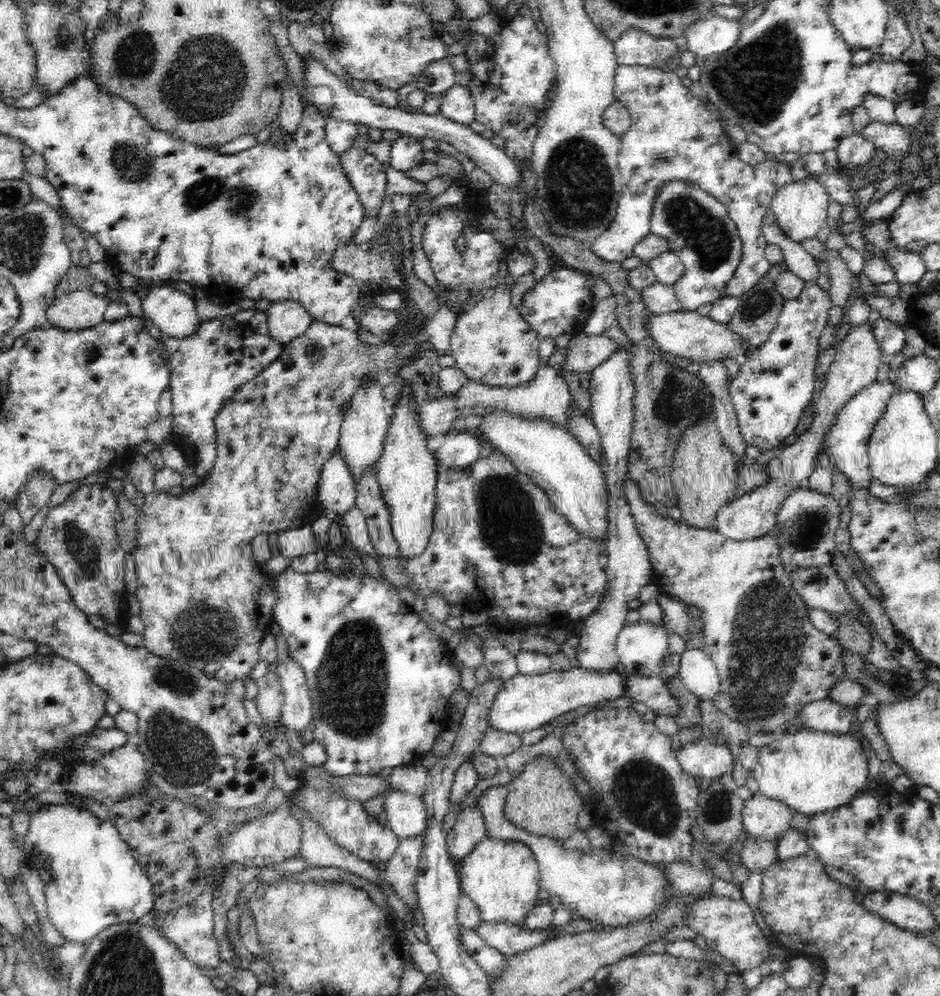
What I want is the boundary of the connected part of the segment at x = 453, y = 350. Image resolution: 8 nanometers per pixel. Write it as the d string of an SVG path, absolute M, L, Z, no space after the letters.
M500 288L490 298L475 304L459 316L449 342L449 356L455 360L454 368L466 376L488 386L516 388L530 384L540 368L538 333L522 319L512 304L510 288Z

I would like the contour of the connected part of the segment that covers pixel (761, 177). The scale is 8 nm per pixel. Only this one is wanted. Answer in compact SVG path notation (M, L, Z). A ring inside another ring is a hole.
M624 66L616 67L613 77L613 98L620 101L628 108L630 117L628 129L620 136L620 154L618 164L622 181L620 200L613 220L606 226L604 232L591 243L592 252L606 262L621 263L624 258L634 254L636 243L651 232L651 214L655 198L659 194L660 187L670 182L684 182L693 187L701 188L709 195L717 198L728 209L730 218L735 222L739 237L743 242L742 258L737 265L732 278L725 282L722 296L741 297L745 292L764 279L767 272L772 268L771 262L765 257L768 241L761 229L761 222L768 208L771 207L771 198L776 190L790 181L801 180L809 176L802 161L796 160L791 163L765 160L757 166L744 164L736 155L735 147L732 146L728 136L723 131L721 123L715 114L708 111L707 106L698 96L694 96L690 87L684 86L682 79L674 71L660 69L658 66Z

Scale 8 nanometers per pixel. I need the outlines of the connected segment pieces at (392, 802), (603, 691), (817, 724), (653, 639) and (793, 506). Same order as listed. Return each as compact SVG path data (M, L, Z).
M394 789L383 796L383 810L388 815L388 825L399 839L420 836L428 826L428 813L423 798Z
M571 668L567 671L550 671L541 675L516 674L505 680L496 693L490 710L488 724L496 730L524 734L558 718L578 706L590 706L624 696L624 680L616 672L600 669Z
M826 698L806 705L806 708L800 712L799 718L804 729L840 734L850 729L851 709Z
M642 619L624 624L616 640L618 662L630 675L658 676L667 649L666 628Z
M808 487L796 489L782 502L776 514L776 524L771 532L776 533L778 537L780 561L786 572L824 566L832 562L832 556L836 551L834 536L838 530L840 514L840 506L833 496L808 489Z

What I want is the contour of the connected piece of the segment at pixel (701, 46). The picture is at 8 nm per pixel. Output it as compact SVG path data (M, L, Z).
M712 15L686 30L688 50L702 58L714 58L738 43L742 27L734 20Z

